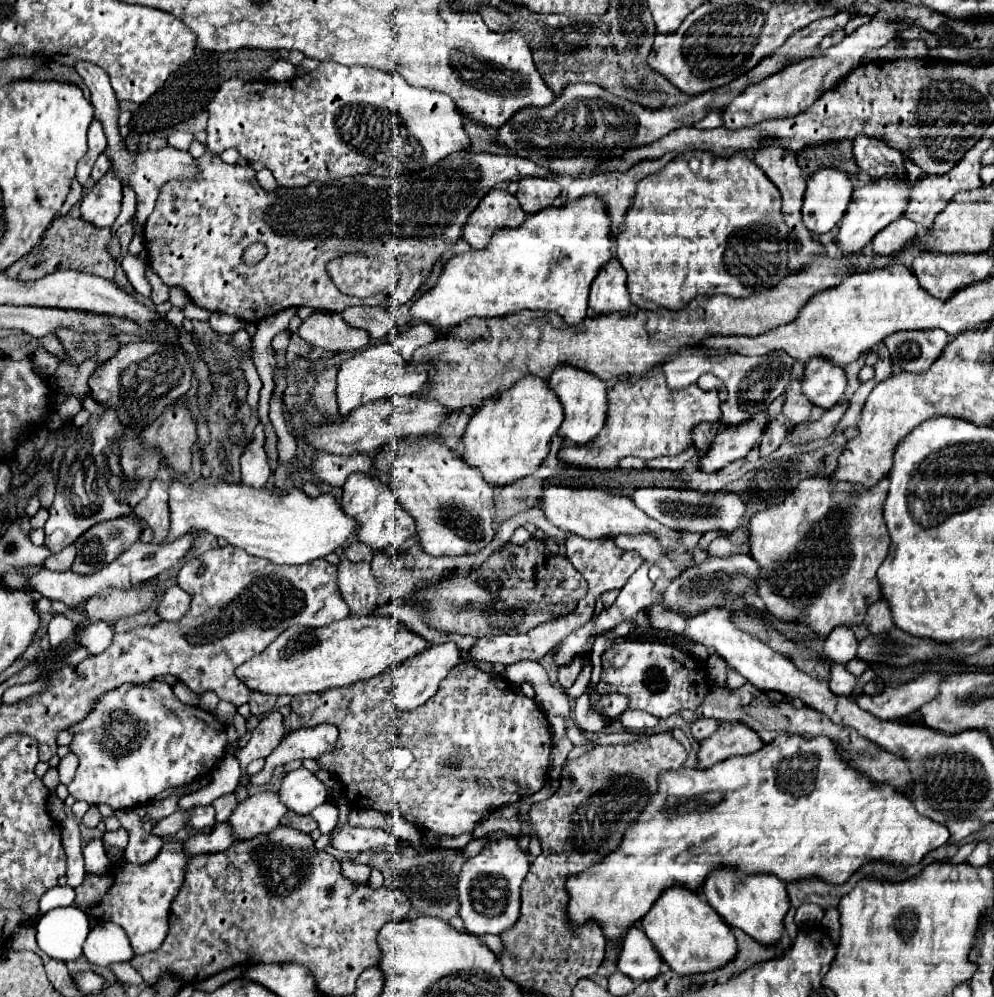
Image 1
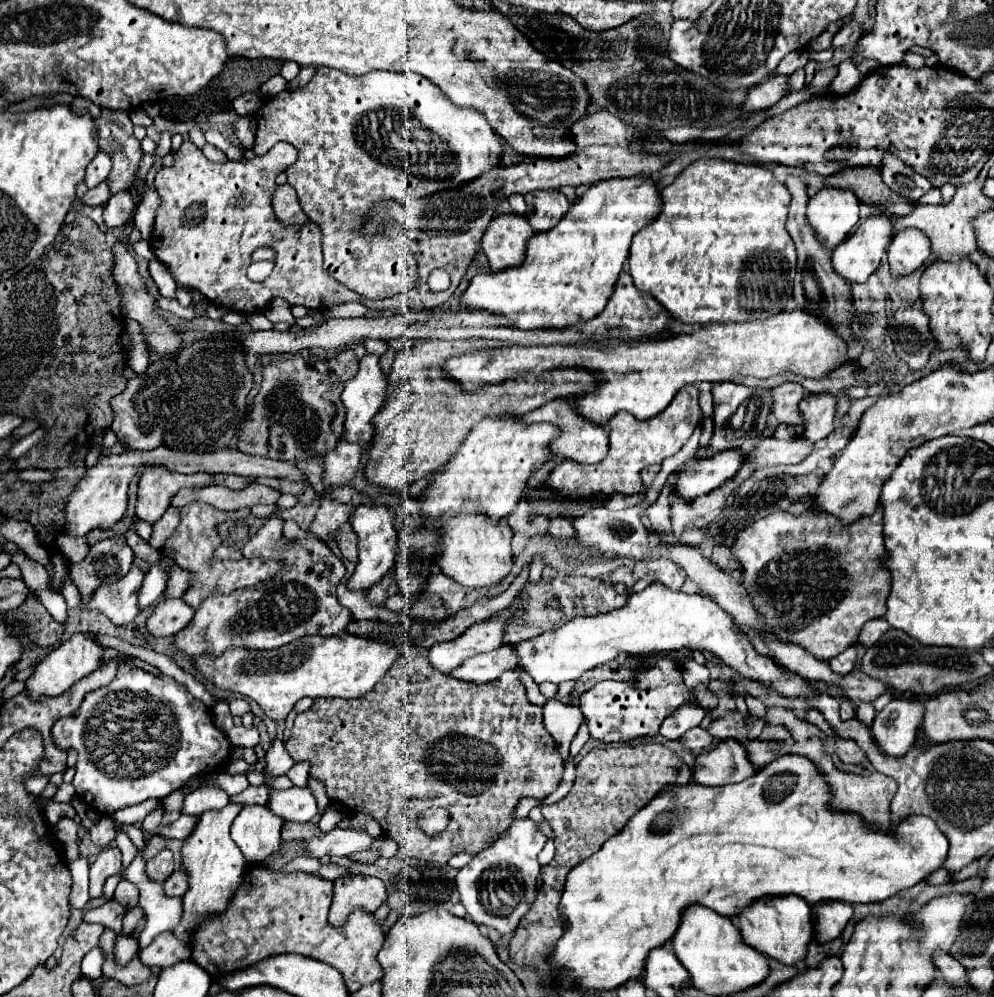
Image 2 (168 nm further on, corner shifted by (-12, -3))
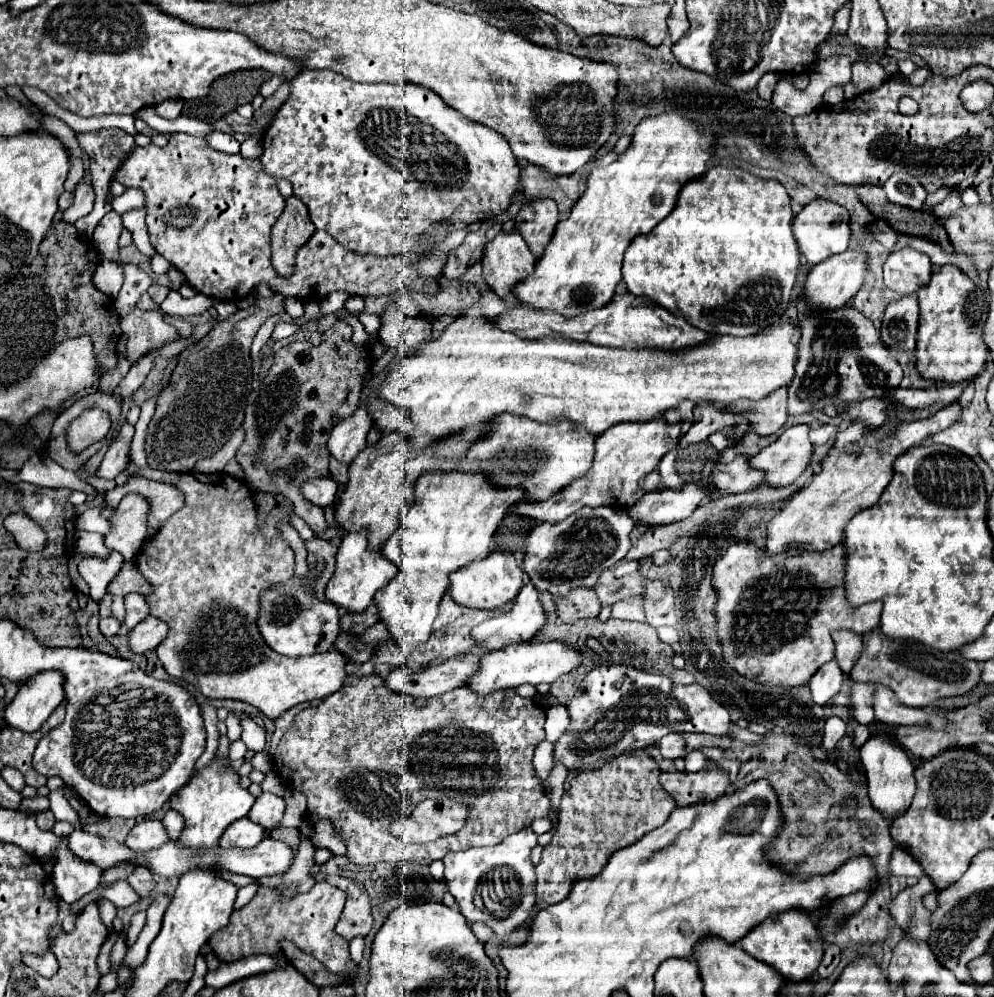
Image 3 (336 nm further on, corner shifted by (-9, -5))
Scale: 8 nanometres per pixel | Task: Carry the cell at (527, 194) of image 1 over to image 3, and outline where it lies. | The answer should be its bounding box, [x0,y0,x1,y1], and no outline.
[516,199,560,257]

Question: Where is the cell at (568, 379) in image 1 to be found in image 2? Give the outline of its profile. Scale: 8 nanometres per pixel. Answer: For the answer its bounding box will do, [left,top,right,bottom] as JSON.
[523,399,609,465]

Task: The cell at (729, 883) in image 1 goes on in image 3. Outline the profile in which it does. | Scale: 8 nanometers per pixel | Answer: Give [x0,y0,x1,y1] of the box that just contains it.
[740,909,824,981]

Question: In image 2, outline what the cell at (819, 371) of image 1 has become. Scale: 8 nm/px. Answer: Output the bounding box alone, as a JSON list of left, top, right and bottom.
[799,393,835,443]

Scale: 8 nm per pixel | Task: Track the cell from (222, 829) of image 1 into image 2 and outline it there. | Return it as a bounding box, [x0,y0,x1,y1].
[163,871,187,897]

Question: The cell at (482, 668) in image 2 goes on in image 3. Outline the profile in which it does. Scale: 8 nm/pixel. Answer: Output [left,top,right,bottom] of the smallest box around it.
[386,653,480,697]

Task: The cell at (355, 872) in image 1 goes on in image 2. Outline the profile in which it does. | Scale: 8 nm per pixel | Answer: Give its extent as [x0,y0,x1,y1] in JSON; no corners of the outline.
[329,875,387,928]

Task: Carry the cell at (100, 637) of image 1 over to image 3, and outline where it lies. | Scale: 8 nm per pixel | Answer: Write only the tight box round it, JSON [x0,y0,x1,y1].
[4,671,64,731]

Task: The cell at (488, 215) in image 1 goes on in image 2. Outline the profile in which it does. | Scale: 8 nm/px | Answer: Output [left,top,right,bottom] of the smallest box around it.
[481,215,533,271]

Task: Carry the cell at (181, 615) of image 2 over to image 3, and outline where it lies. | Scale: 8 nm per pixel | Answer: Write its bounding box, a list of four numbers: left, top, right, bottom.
[130,617,168,653]

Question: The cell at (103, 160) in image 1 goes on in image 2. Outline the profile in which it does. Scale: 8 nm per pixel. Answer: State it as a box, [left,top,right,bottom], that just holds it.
[77,181,111,205]

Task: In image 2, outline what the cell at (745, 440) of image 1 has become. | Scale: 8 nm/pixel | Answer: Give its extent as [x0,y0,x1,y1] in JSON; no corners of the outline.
[673,451,741,501]

